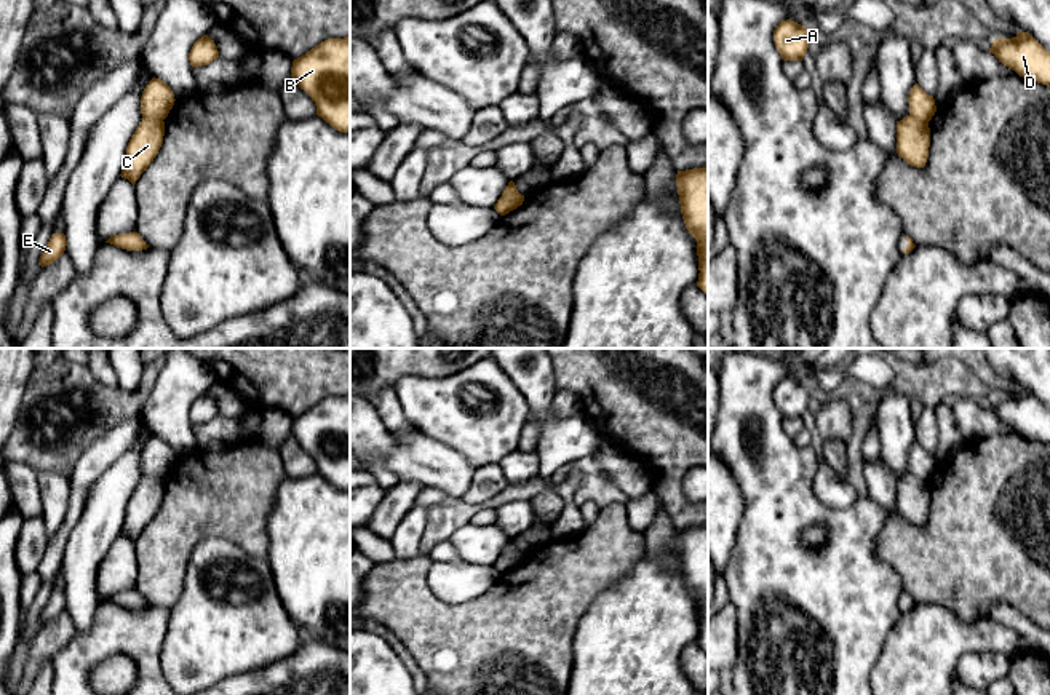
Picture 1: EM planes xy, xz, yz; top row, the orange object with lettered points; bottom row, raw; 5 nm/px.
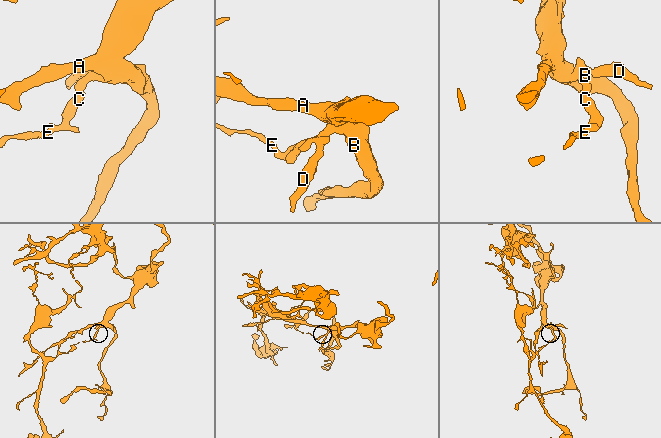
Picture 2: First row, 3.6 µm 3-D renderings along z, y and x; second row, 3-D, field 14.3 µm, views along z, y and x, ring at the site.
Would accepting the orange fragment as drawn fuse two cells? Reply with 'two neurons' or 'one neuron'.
two neurons

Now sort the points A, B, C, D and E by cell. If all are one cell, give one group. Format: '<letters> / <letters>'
A B D / C E

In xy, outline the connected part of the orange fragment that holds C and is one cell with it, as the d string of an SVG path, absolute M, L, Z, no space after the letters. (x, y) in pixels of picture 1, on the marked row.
M142 118L131 136L123 161L121 177L133 185L157 157L165 136L165 121L158 118Z

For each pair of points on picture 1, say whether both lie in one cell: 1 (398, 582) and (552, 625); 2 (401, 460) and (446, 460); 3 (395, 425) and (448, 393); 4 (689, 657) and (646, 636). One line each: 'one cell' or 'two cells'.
1: one cell
2: one cell
3: two cells
4: two cells

